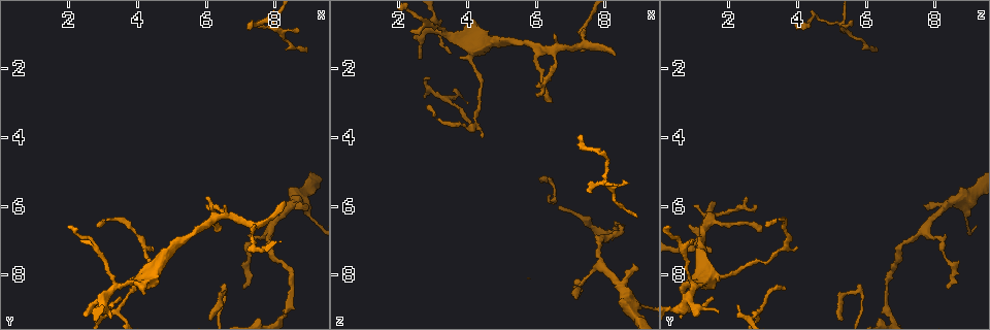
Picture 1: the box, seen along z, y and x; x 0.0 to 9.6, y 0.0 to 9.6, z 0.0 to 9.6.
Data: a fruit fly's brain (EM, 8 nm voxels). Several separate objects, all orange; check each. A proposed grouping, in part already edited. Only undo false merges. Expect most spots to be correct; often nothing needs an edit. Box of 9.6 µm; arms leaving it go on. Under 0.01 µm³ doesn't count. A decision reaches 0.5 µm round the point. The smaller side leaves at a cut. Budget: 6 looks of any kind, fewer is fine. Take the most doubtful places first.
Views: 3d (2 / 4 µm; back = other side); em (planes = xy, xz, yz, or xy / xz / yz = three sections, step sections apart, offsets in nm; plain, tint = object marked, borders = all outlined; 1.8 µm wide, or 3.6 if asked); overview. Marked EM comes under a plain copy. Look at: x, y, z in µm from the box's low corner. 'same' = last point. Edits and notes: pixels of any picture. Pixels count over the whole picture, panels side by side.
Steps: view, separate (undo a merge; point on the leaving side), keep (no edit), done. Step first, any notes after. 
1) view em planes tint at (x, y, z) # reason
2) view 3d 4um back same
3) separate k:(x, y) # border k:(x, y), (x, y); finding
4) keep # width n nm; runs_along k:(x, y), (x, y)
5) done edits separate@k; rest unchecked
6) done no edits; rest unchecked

view 3d 2um at (8.05, 0.75, 5.25) # sudden change in width

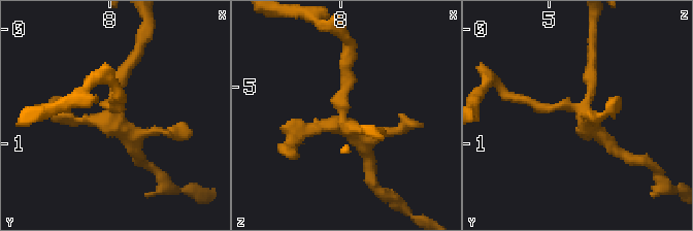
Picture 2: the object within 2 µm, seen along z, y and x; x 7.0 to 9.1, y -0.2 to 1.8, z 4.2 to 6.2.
view em planes tint at (7.98, 0.76, 5.32) # shape alone is not enough

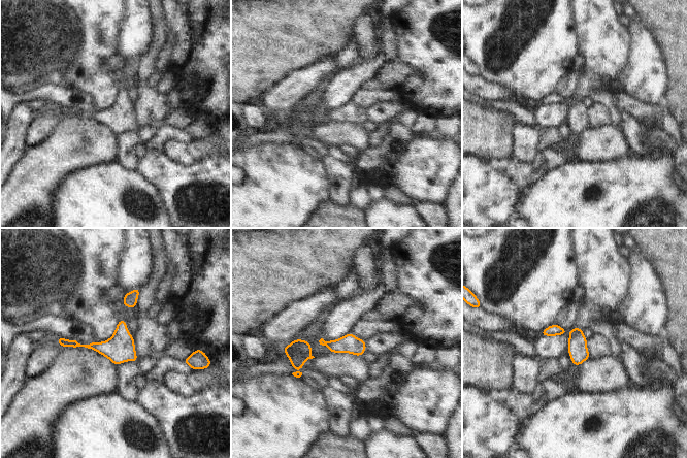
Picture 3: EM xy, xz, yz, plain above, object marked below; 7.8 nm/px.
keep # width 140 nm; runs_along 3:(59, 339), (123, 349), (134, 359); continuous, no second cell

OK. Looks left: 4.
view em planes tint at (6.00, 6.55, 1.40) # four arms meet

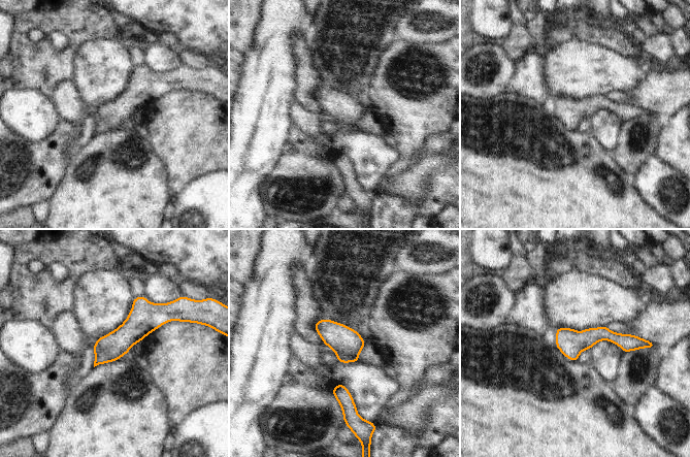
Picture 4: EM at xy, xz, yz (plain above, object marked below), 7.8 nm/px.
keep # width 220 nm; one cell here

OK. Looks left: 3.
view 3d 2um back at (2.75, 8.80, 0.95) # sharp bend

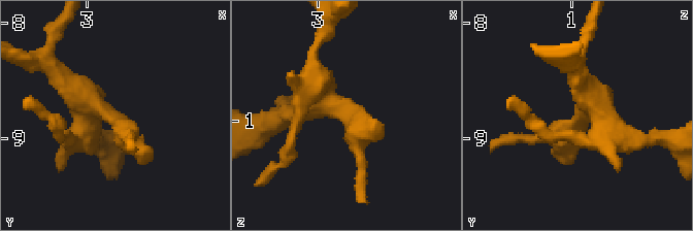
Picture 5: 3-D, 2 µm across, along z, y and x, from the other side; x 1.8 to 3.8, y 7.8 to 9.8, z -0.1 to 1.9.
view em planes borders at (2.72, 8.84, 0.94) # need the tissue

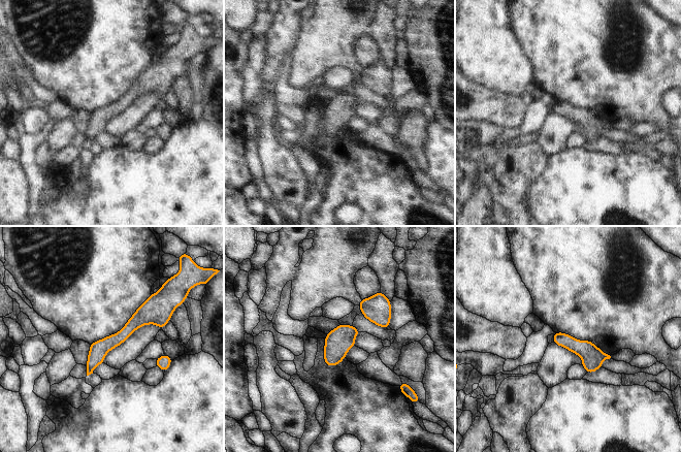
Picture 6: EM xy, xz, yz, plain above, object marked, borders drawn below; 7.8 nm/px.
keep # runs_along 6:(161, 310), (110, 342), (89, 370); all the same cell

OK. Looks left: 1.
done no edits; rest unchecked

